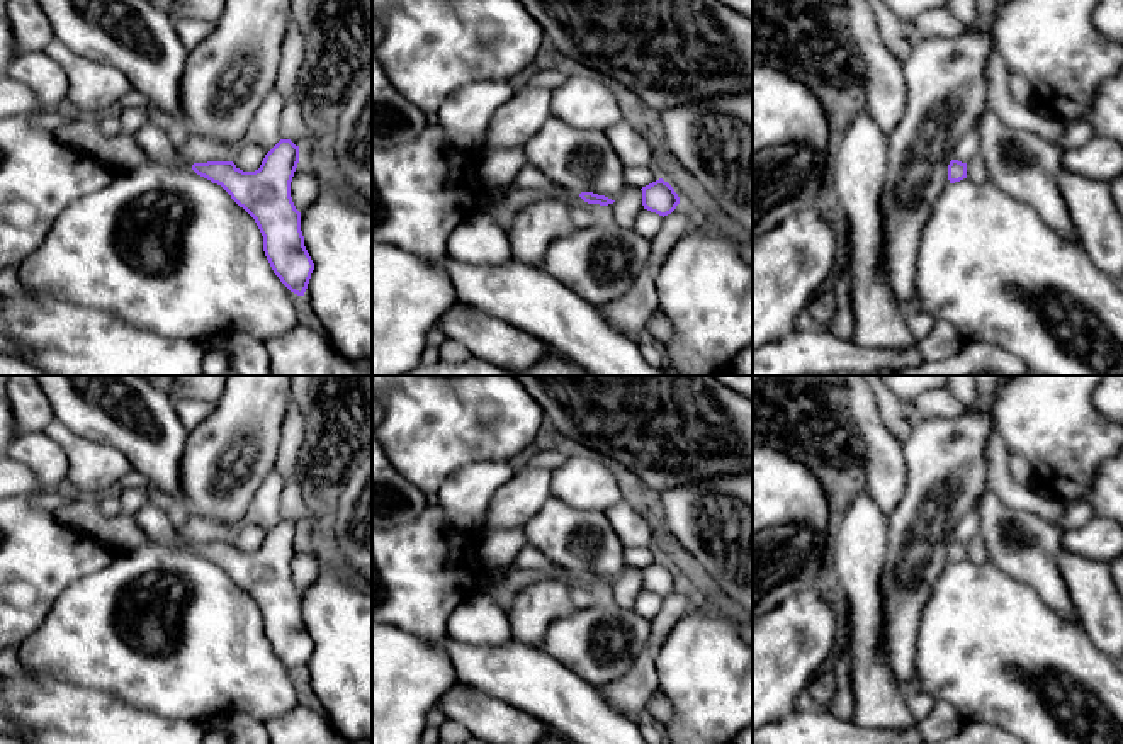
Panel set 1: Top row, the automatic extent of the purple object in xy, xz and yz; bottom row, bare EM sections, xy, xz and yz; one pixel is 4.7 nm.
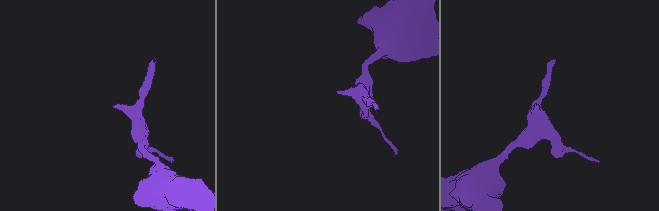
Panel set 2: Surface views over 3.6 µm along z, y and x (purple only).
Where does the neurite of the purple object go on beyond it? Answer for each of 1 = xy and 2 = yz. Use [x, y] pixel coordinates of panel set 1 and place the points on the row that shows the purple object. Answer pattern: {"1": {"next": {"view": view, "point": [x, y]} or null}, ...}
{"1": {"next": null}, "2": {"next": null}}

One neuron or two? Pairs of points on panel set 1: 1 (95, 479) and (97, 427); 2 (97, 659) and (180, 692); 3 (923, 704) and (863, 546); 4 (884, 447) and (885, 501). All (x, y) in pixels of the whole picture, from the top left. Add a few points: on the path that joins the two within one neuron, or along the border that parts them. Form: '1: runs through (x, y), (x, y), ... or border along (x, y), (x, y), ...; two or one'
1: border along (63, 423), (82, 437), (116, 447), (131, 466); two
2: runs through (118, 659), (145, 659), (160, 671); one
3: border along (906, 690), (906, 707), (916, 722); two
4: runs through (884, 461), (885, 488); one

